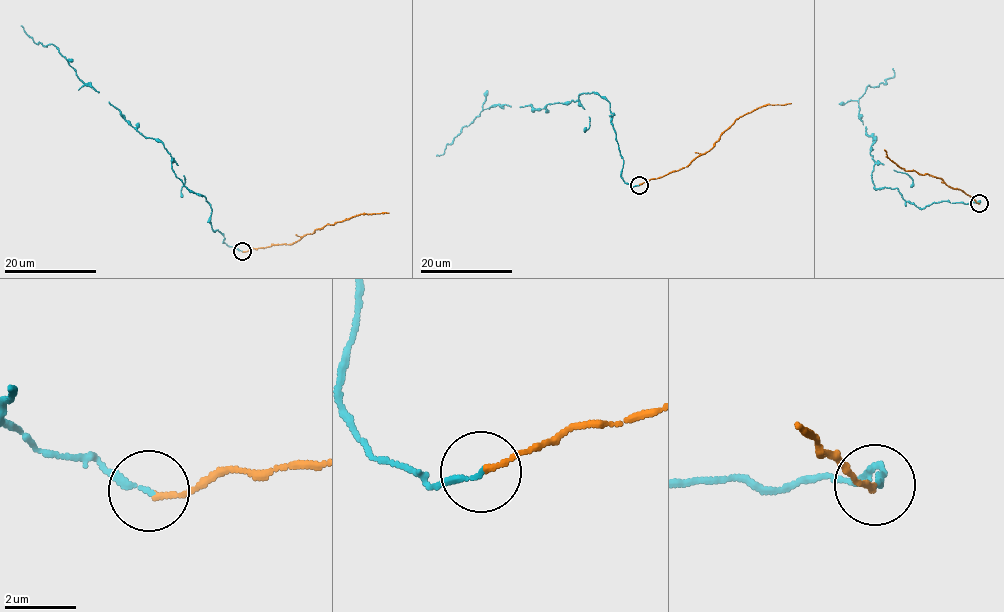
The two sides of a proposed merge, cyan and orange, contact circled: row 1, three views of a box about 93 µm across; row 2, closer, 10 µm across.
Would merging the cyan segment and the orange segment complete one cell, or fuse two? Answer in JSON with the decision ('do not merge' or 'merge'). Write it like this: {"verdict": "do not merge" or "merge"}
{"verdict": "merge"}

